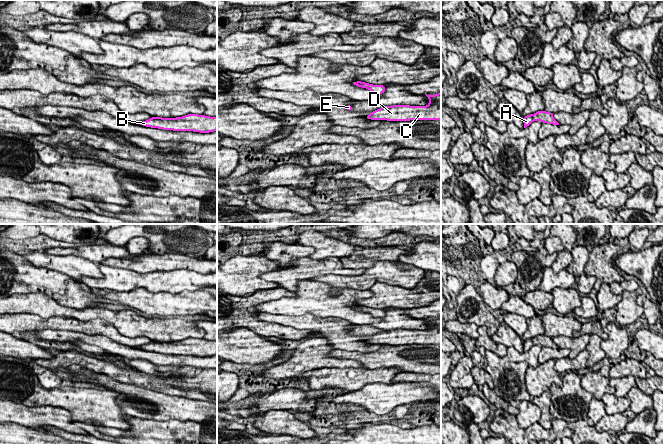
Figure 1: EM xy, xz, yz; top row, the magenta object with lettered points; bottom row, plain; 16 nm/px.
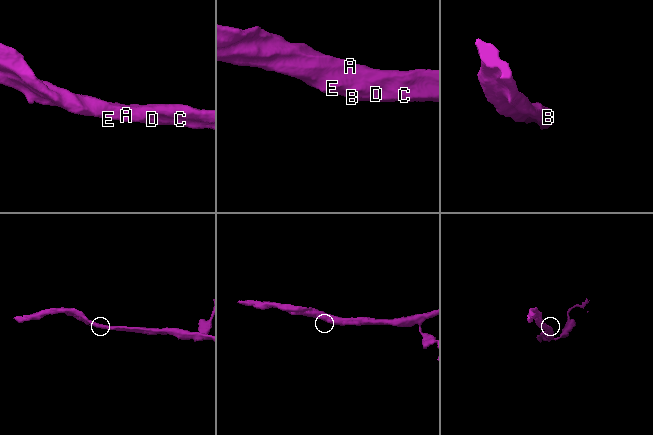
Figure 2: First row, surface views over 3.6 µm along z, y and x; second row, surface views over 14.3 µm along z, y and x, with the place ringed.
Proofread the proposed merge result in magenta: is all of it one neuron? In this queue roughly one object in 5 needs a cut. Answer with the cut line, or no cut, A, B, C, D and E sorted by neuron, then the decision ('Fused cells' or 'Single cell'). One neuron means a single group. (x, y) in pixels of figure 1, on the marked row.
No split. Groups: A B C D E. Single cell

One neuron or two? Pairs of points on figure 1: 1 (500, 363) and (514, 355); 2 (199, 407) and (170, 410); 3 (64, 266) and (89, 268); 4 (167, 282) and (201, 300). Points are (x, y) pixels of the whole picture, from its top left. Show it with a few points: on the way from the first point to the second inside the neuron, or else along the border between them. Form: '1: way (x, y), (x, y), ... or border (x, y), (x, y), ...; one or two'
1: border (506, 355), (512, 361), (526, 362), (529, 365); two
2: way (192, 409), (177, 409); one
3: way (70, 266), (83, 267); one
4: border (202, 288), (182, 290), (175, 293), (161, 292); two

